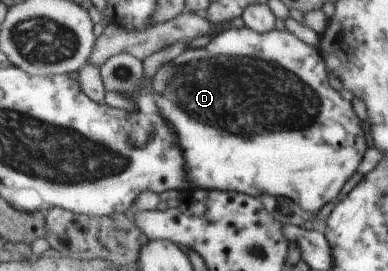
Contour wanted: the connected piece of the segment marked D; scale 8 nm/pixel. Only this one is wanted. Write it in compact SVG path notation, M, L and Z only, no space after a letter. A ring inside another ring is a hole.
M227 29L203 48L186 50L152 77L160 111L184 141L192 179L204 189L268 193L292 201L294 211L311 214L334 199L364 155L364 135L350 102L332 89L323 57L316 47L296 39L286 29L263 34L248 29ZM160 85L166 85L166 97Z

